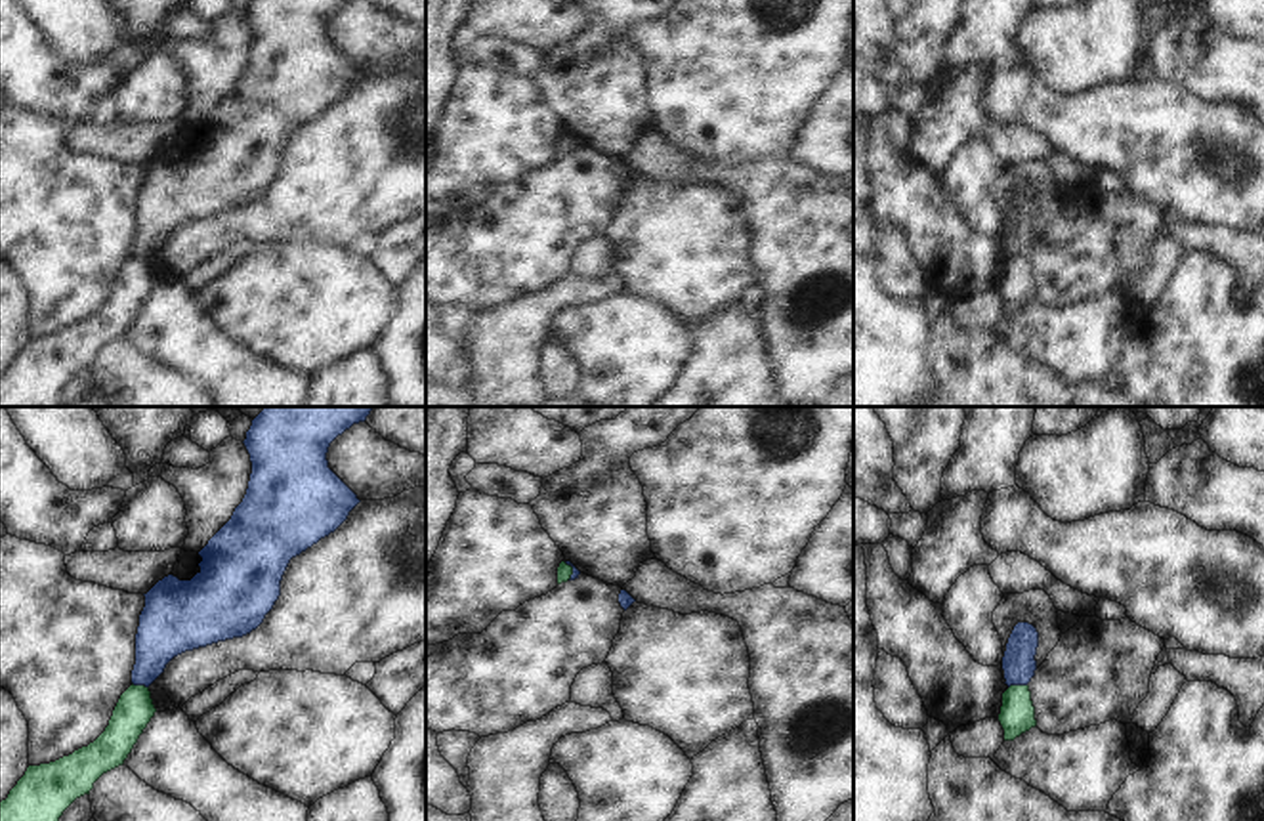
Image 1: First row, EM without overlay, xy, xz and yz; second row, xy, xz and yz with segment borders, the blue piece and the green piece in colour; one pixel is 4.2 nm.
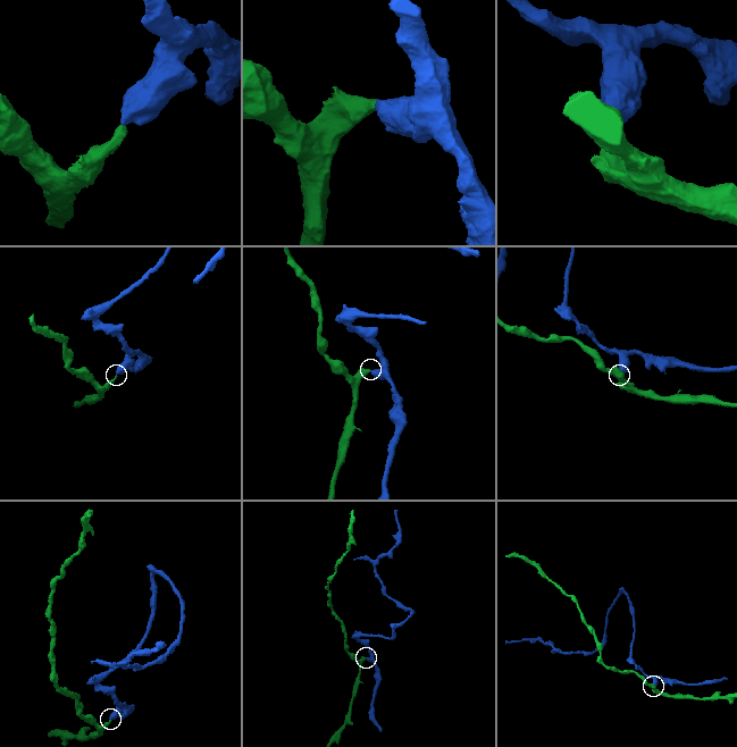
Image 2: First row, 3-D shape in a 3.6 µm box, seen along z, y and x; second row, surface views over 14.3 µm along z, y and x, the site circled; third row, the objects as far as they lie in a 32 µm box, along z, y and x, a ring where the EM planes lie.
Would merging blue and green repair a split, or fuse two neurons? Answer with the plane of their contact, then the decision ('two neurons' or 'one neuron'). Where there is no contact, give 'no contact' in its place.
yz | two neurons

